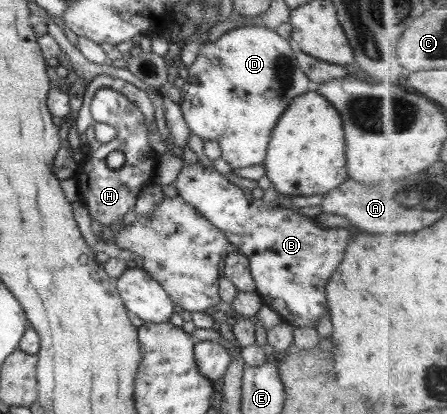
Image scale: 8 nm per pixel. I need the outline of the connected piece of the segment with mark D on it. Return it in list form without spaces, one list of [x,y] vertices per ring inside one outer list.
[[[245,25],[241,27],[232,28],[222,35],[220,35],[215,41],[205,41],[201,48],[198,50],[196,60],[192,62],[187,68],[188,78],[185,80],[184,85],[180,88],[180,102],[178,107],[181,109],[181,113],[186,124],[186,127],[190,130],[192,135],[199,137],[203,141],[212,141],[218,143],[221,150],[221,158],[224,162],[227,162],[230,168],[244,168],[246,166],[262,165],[266,154],[266,147],[270,141],[272,130],[278,122],[278,117],[282,115],[284,110],[288,107],[290,100],[301,96],[303,93],[312,89],[312,83],[308,81],[308,78],[302,73],[302,70],[297,66],[293,49],[290,48],[290,41],[283,39],[279,36],[274,29],[268,29],[262,26]]]

